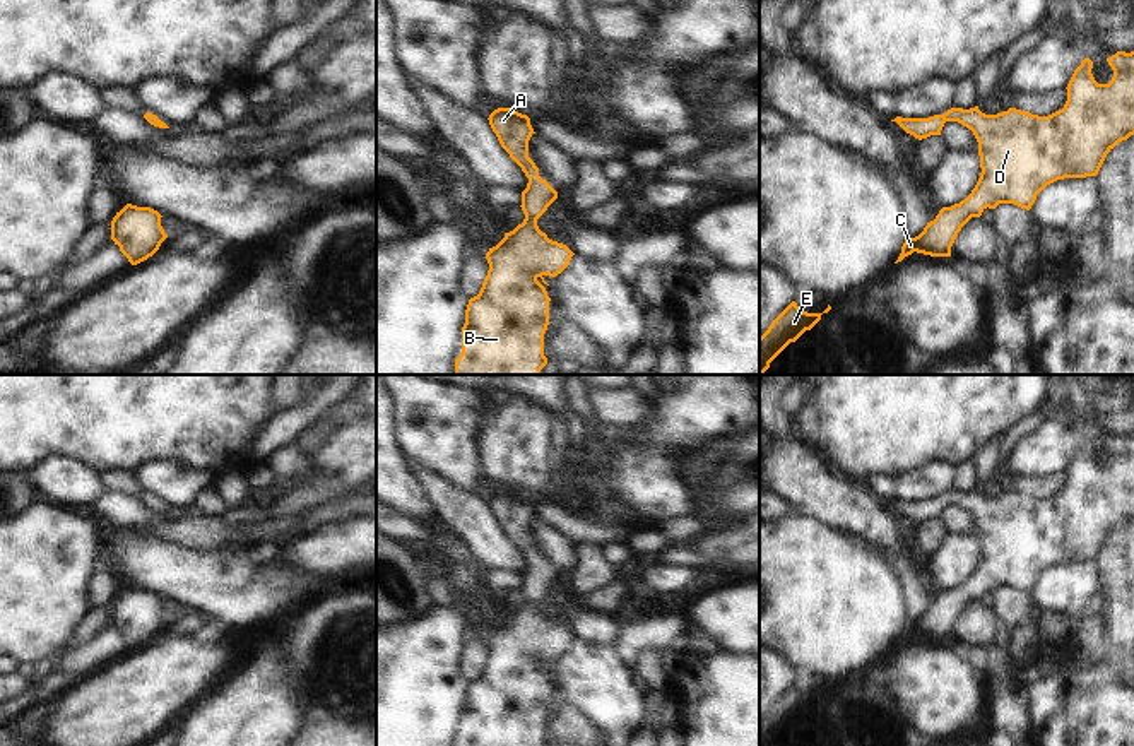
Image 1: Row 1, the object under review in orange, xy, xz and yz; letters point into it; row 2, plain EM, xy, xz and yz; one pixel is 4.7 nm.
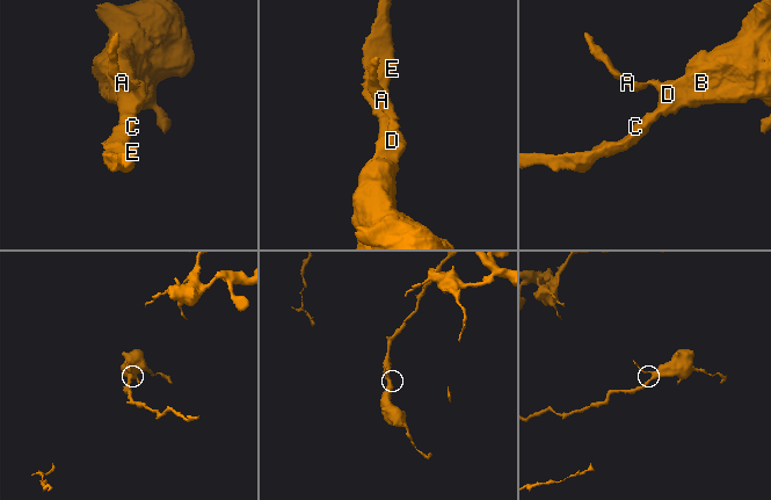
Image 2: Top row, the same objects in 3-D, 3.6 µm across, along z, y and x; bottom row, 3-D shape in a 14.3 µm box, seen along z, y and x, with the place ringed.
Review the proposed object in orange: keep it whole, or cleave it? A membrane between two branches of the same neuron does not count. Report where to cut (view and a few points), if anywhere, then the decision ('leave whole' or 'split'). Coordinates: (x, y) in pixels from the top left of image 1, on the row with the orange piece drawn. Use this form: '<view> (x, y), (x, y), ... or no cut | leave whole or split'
no cut | leave whole

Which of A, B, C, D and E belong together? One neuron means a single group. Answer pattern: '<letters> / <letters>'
A B C D E

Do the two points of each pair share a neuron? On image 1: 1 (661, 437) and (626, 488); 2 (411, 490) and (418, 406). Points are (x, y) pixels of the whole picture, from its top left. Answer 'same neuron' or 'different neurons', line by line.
1: same neuron
2: different neurons

